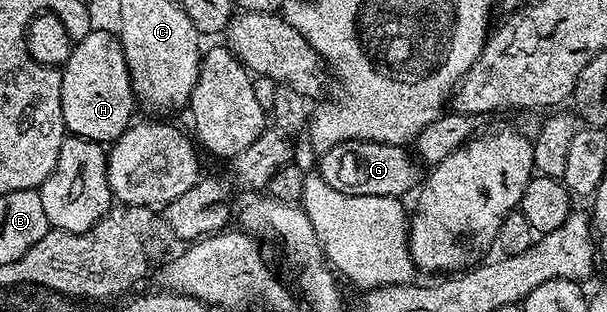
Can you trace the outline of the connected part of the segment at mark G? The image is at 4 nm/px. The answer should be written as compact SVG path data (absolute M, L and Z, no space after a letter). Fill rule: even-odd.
M363 138L348 140L336 144L332 148L323 151L316 167L318 177L324 180L330 188L336 188L336 192L344 192L348 196L384 196L385 198L405 199L405 194L413 195L421 187L424 181L424 170L419 159L413 153L409 154L406 146L393 146L387 142L369 142Z

